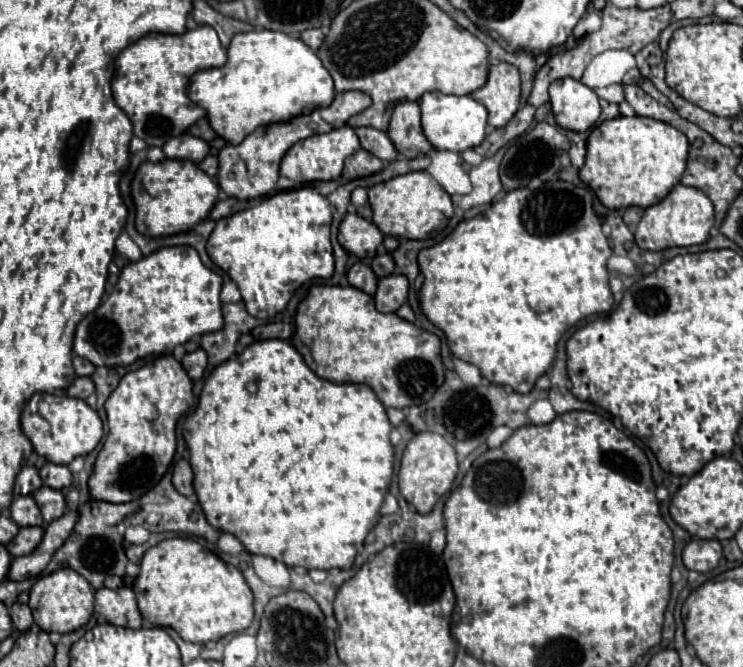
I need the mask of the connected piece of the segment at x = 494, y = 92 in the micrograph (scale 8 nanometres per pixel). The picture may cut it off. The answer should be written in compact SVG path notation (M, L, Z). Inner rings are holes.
M495 64L489 70L485 88L471 94L477 102L485 104L489 112L489 124L493 128L507 126L507 122L521 108L521 76L511 64Z

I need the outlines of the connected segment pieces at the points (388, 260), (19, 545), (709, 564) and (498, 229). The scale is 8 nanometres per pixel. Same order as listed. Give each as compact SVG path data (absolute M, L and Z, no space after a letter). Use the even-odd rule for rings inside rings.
M379 252L379 254L371 260L371 270L375 272L375 276L377 276L377 278L393 274L393 272L395 272L393 258L391 258L387 252Z
M19 528L19 534L7 544L11 556L31 554L43 538L43 528Z
M693 538L685 548L683 548L683 564L689 570L697 570L697 572L709 572L713 570L723 552L721 552L721 544L717 540L701 540L701 538Z
M553 182L553 184L547 184L539 190L517 188L513 192L507 192L503 200L489 204L485 208L485 212L477 214L475 218L461 220L459 226L439 244L419 252L419 258L417 258L419 268L421 268L421 274L425 276L425 282L423 282L421 292L419 292L421 310L431 324L435 324L437 328L443 330L443 334L447 338L447 346L455 358L477 366L481 376L487 378L489 382L501 384L501 386L511 386L515 392L527 394L533 388L535 380L539 376L543 376L547 372L547 368L551 366L551 362L555 360L557 342L563 336L563 332L569 330L573 324L577 324L581 318L611 310L613 296L609 292L609 272L607 272L607 258L609 256L611 256L609 242L607 242L605 234L601 232L601 222L593 210L591 192L587 188L577 188L569 182Z

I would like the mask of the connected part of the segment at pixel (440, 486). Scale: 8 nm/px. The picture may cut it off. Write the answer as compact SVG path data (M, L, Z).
M419 432L415 434L401 458L401 470L399 470L399 490L401 496L417 508L419 514L429 514L435 502L447 494L453 486L453 480L457 476L457 454L455 448L435 432Z

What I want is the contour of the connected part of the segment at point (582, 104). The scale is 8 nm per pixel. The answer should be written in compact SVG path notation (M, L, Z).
M573 78L555 80L549 86L555 120L565 130L585 132L595 126L601 114L599 96L595 90Z

